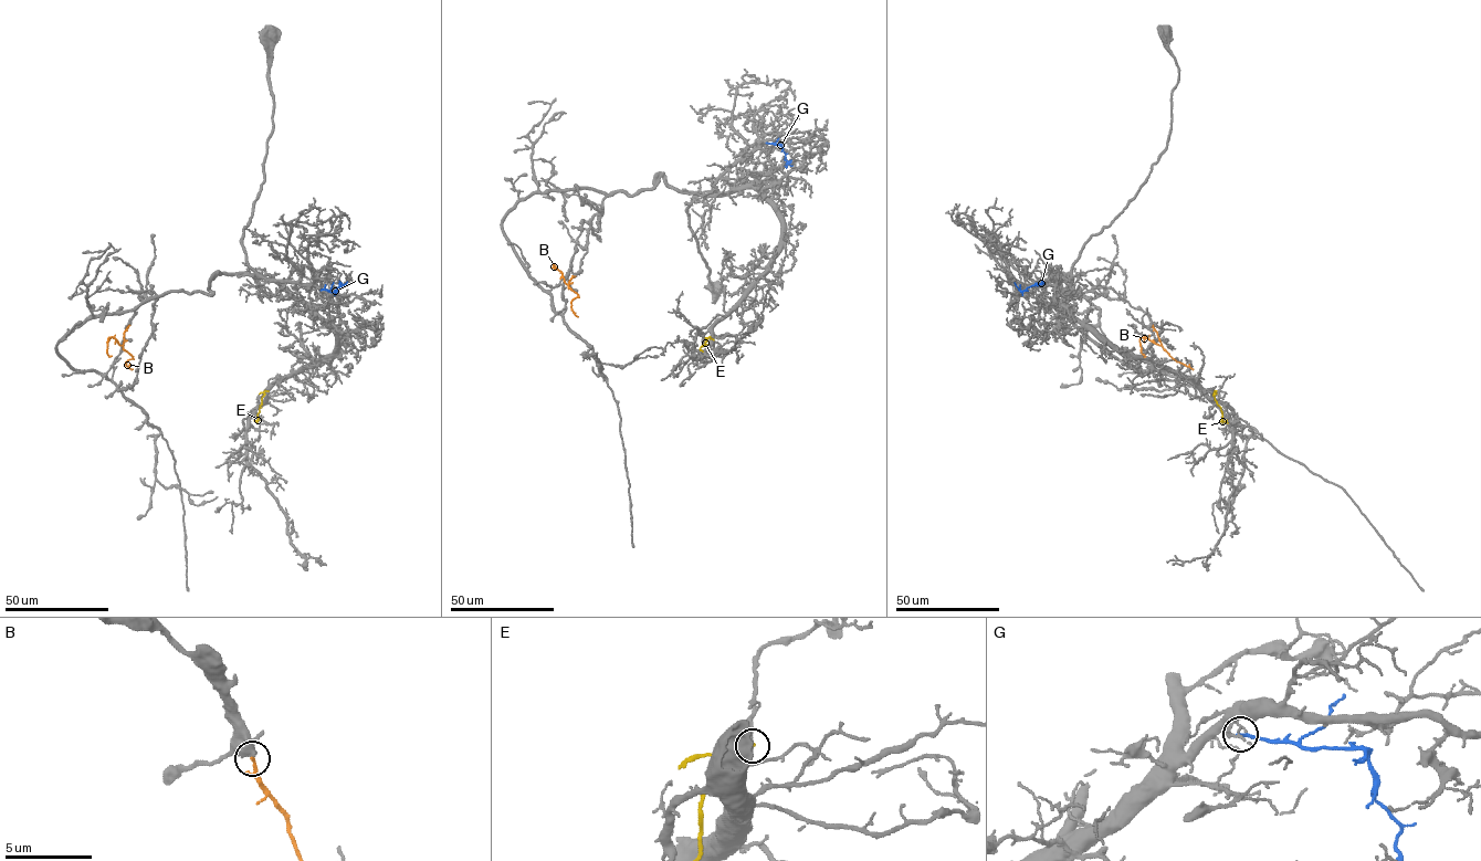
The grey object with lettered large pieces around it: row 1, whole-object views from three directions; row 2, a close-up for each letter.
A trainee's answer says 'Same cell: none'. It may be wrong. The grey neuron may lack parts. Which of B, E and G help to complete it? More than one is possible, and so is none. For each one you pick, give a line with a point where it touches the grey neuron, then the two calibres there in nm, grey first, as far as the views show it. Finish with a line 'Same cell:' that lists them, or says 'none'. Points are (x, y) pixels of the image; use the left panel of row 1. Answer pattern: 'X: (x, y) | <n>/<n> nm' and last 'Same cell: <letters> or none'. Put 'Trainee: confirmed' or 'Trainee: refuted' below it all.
Same cell: none
Trainee: confirmed

